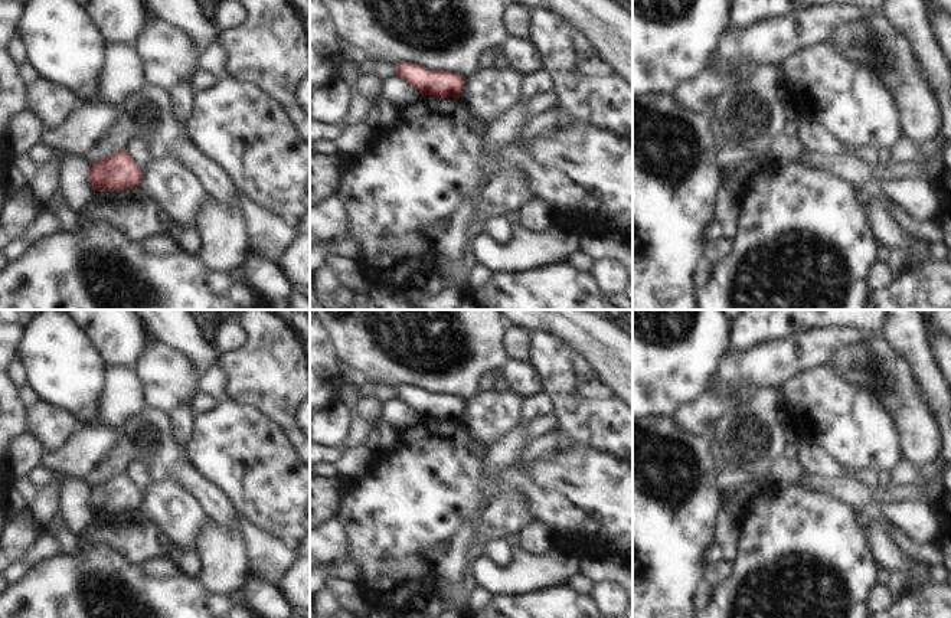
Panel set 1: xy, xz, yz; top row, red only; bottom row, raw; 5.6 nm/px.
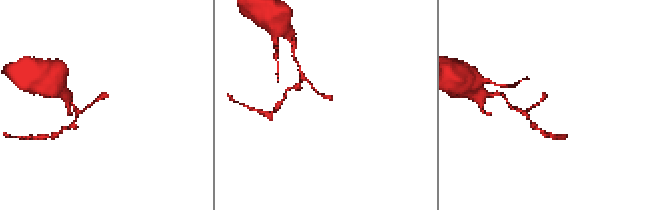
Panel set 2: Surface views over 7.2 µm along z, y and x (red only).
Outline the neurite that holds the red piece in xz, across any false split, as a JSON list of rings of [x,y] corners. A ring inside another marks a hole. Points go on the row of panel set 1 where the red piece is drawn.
[[[401,62],[395,65],[396,76],[411,84],[421,95],[441,98],[460,98],[464,88],[464,76],[457,72],[428,69],[416,63]]]

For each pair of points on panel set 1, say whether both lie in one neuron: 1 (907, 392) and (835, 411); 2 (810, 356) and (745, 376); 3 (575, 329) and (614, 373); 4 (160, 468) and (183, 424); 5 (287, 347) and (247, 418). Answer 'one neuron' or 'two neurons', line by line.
1: two neurons
2: one neuron
3: one neuron
4: two neurons
5: two neurons

